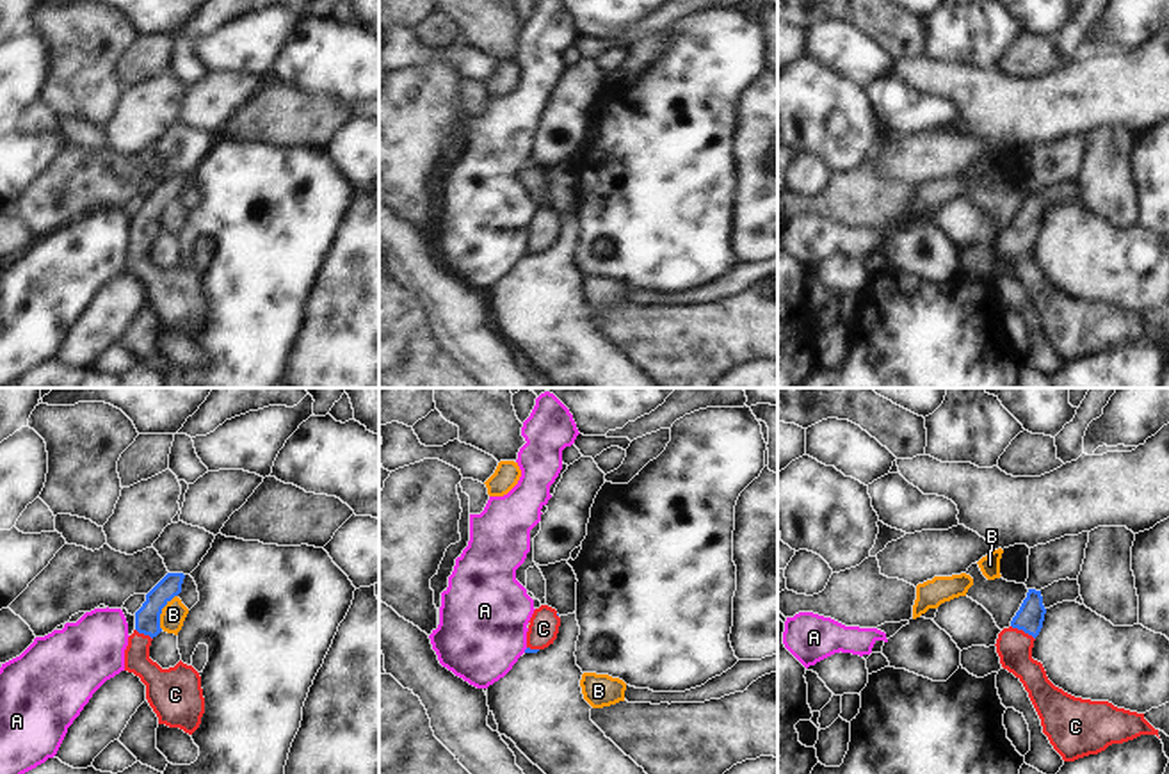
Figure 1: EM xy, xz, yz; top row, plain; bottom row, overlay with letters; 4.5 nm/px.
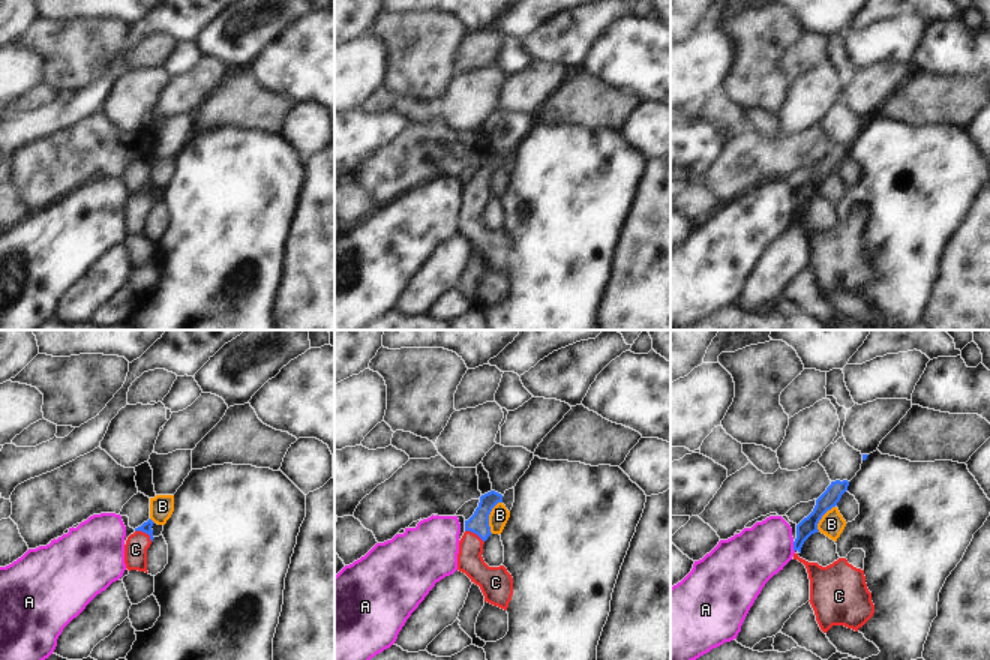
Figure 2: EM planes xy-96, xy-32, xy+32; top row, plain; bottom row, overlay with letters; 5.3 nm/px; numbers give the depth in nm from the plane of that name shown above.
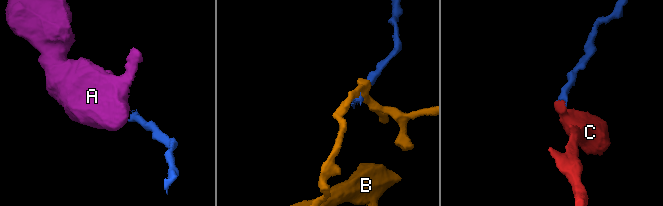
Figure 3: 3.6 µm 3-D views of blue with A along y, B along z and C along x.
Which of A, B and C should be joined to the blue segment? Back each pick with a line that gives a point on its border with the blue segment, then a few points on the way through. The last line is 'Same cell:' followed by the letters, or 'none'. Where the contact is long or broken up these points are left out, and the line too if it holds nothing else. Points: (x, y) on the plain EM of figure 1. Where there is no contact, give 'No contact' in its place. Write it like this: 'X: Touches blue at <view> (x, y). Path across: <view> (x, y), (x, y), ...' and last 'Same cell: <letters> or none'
C: Touches blue at yz (1023, 232). Path across: yz (1029, 219), (1023, 232), (1015, 248)
Same cell: C.

